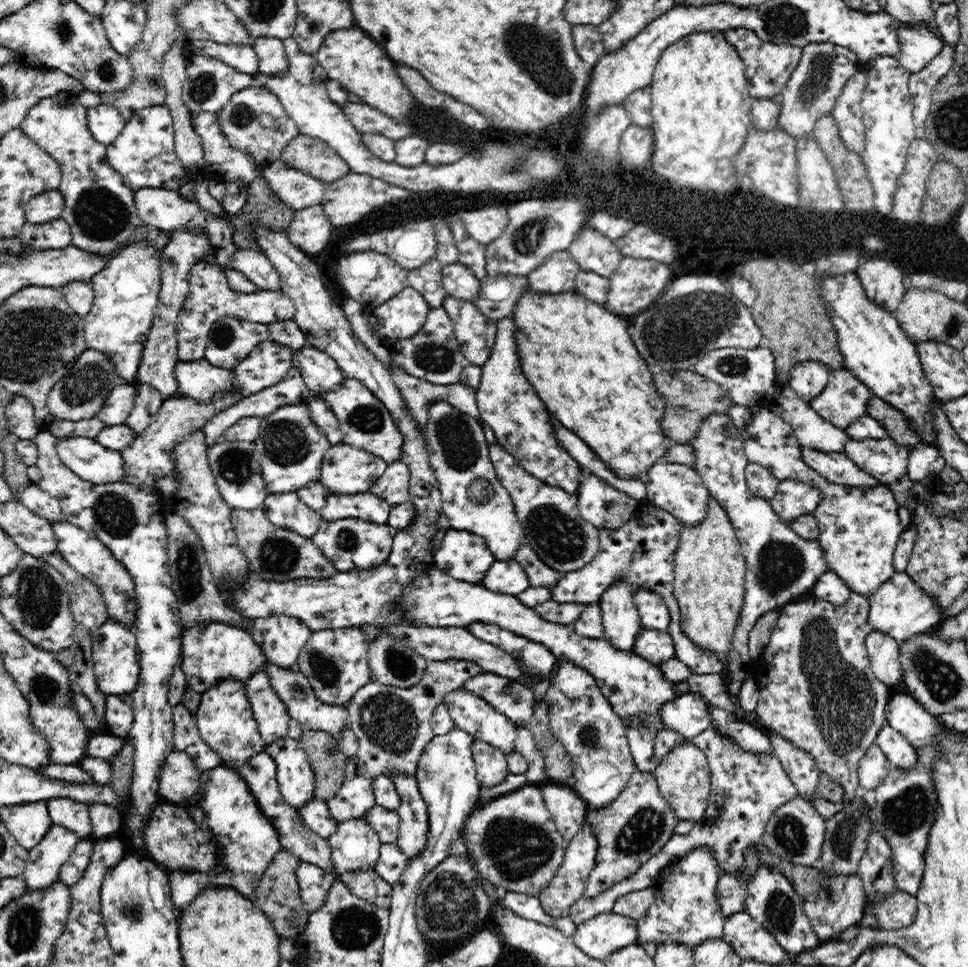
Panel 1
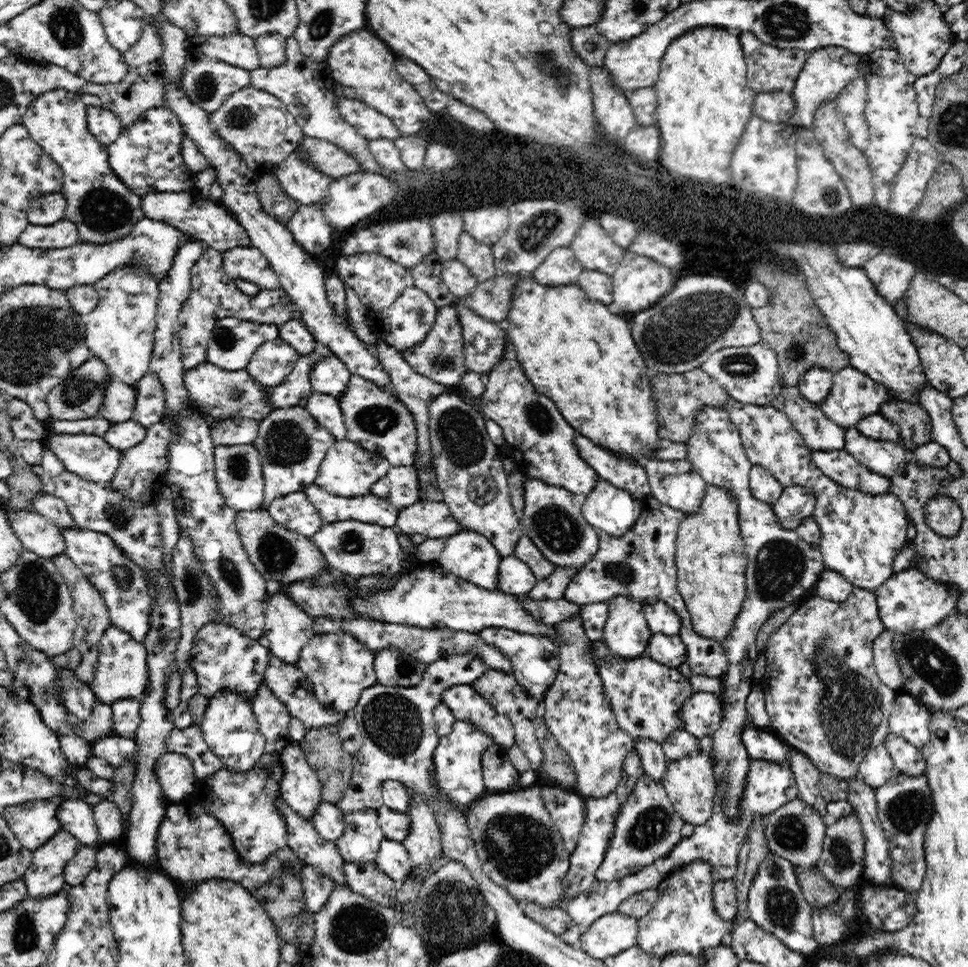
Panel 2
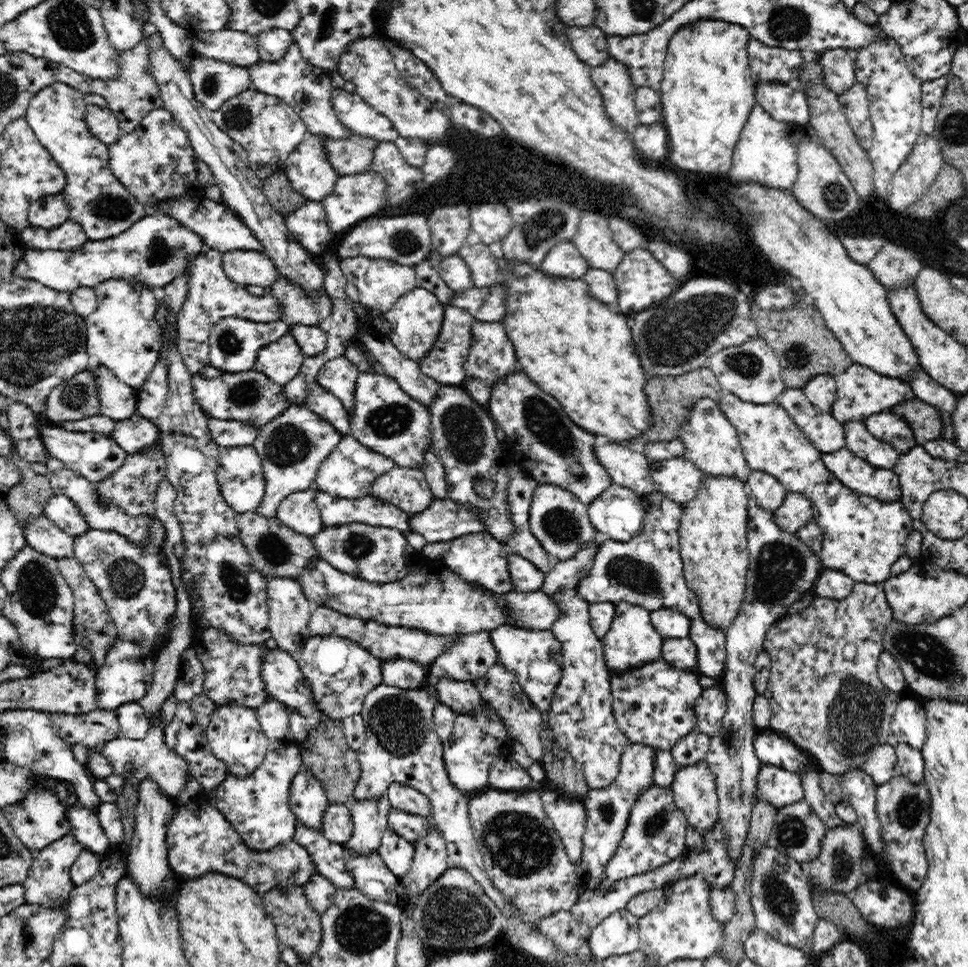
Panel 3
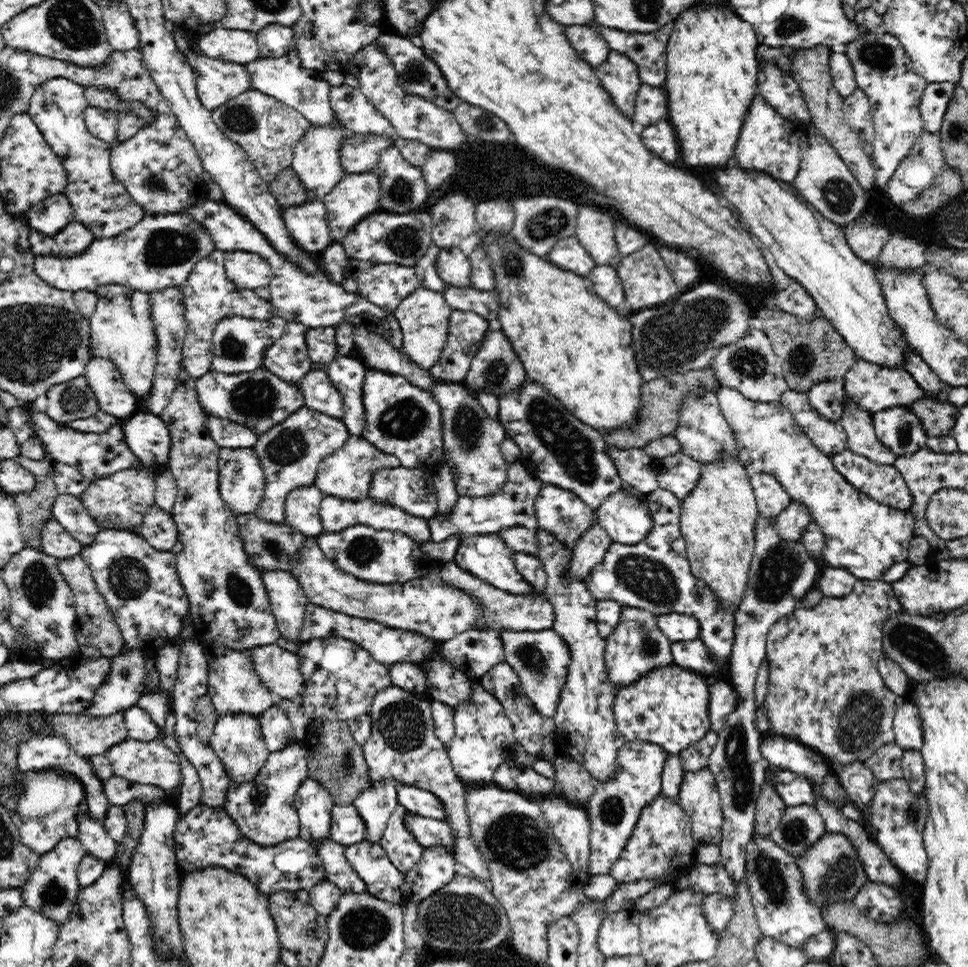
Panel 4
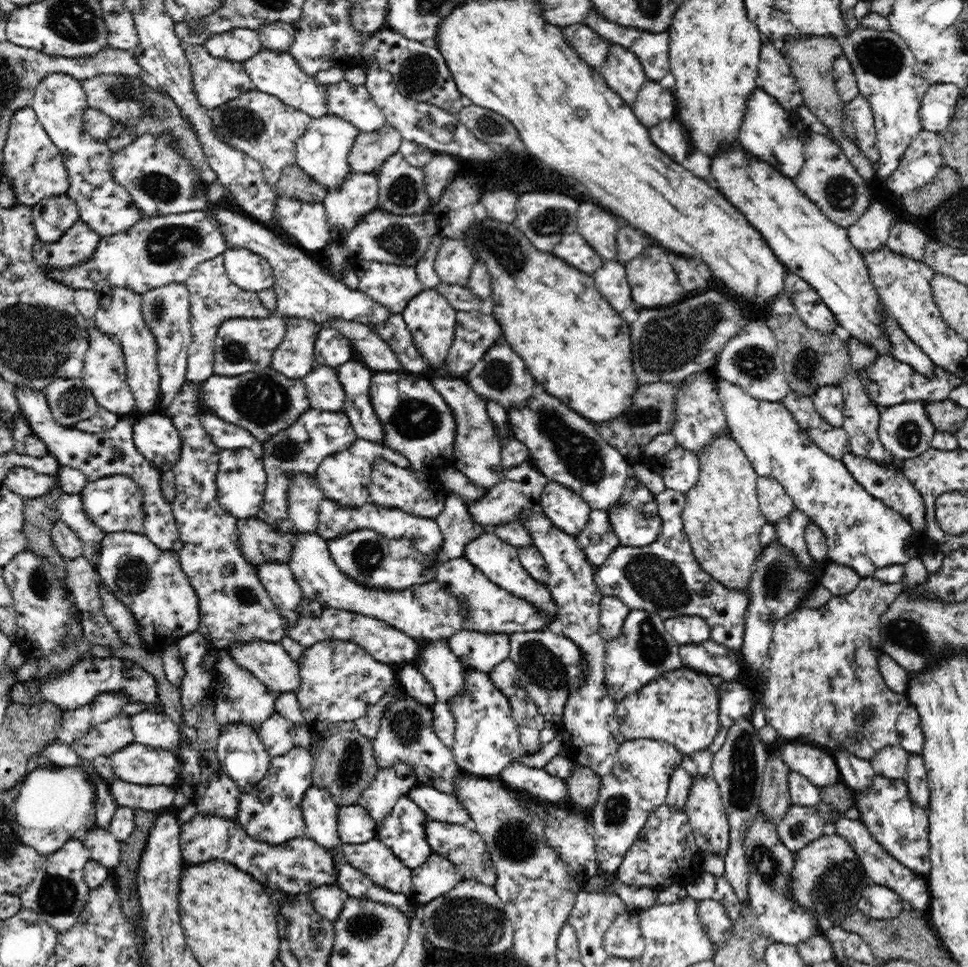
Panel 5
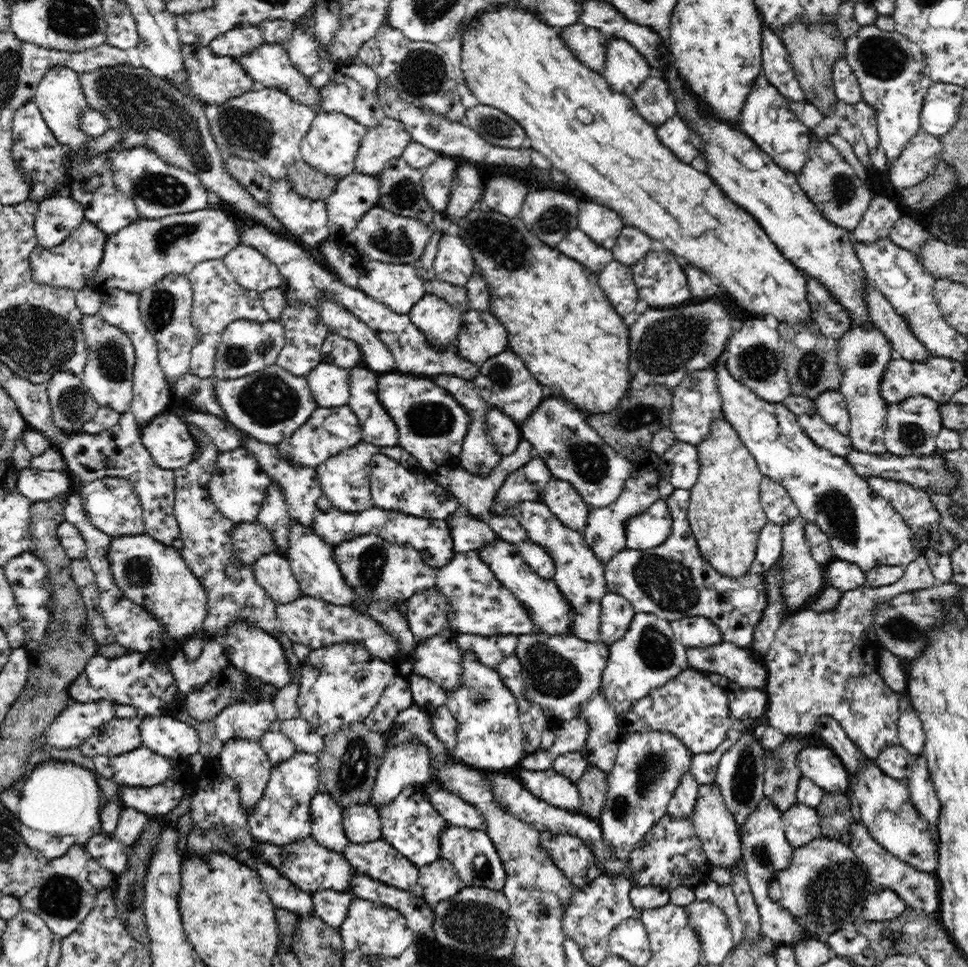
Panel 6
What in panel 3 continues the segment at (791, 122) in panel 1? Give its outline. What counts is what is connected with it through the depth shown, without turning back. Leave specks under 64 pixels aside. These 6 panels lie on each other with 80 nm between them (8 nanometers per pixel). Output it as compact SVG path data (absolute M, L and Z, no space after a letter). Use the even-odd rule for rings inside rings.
M830 49L820 53L820 67L824 71L824 85L834 94L846 93L857 82L854 54L848 49Z

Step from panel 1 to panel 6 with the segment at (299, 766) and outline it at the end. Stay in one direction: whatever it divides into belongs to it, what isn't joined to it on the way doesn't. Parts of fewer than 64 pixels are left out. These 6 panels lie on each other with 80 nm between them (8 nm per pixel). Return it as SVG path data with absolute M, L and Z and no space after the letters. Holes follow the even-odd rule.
M318 793L310 801L310 836L324 848L342 853L350 844L343 827L343 808L330 794Z

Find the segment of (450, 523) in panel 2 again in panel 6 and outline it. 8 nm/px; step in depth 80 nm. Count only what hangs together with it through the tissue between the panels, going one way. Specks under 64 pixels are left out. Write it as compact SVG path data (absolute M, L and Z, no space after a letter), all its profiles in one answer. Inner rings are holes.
M539 456L530 459L524 466L517 468L511 472L500 485L494 497L493 507L490 507L490 512L484 518L486 525L490 526L494 534L498 534L502 541L512 545L520 545L522 542L528 541L527 531L519 524L519 521L512 516L514 506L518 506L520 502L538 502L544 496L544 489L550 480L553 478L550 469Z

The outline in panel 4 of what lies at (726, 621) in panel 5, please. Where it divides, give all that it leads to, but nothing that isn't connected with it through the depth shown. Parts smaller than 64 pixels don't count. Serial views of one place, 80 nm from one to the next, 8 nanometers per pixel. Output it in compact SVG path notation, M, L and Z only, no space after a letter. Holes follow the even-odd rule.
M659 488L654 492L645 494L644 502L648 505L653 522L650 534L638 544L610 544L610 548L604 554L604 560L587 575L585 579L586 589L598 601L615 600L623 606L641 608L655 615L678 613L689 614L697 618L700 623L698 639L708 647L708 653L712 659L716 659L716 663L724 663L729 658L732 646L734 646L735 611L725 610L725 608L721 610L719 600L714 597L710 587L704 581L698 581L696 577L692 577L692 573L690 573L686 544L682 539L682 533L680 533L682 500L676 498L676 495L669 490Z

